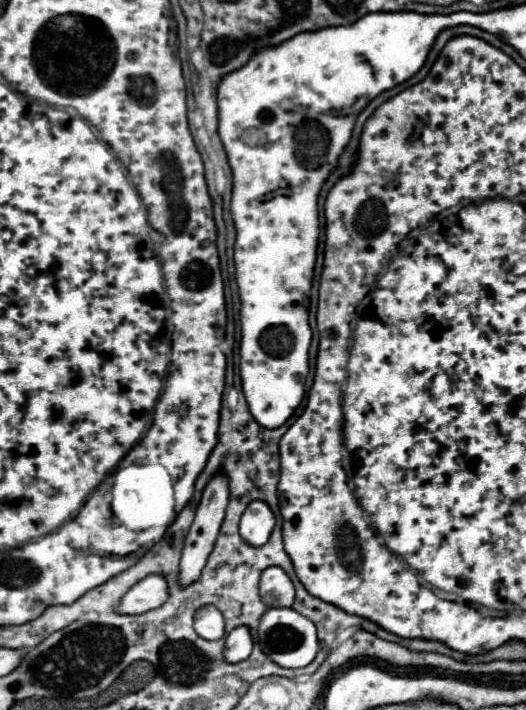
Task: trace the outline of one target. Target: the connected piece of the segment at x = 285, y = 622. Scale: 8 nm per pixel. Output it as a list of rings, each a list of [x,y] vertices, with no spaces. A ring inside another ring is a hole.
[[[268,609],[260,621],[258,643],[264,649],[264,653],[280,667],[292,667],[292,669],[306,667],[308,663],[314,661],[318,653],[318,637],[314,623],[308,617],[296,613],[294,609]]]

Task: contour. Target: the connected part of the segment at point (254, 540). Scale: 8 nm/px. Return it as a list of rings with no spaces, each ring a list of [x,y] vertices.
[[[252,501],[240,519],[240,535],[246,543],[260,547],[268,541],[274,525],[276,519],[270,507],[264,501]]]

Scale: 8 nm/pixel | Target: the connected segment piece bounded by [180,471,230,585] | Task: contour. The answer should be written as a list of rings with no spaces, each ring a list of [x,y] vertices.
[[[218,471],[208,481],[208,485],[206,485],[206,489],[202,493],[200,505],[196,509],[196,519],[194,519],[188,535],[186,535],[186,541],[184,541],[184,553],[182,553],[182,561],[180,561],[180,585],[190,585],[190,583],[194,583],[200,577],[200,571],[206,565],[206,559],[208,559],[210,551],[214,549],[214,541],[218,537],[218,531],[220,531],[220,525],[222,525],[222,519],[224,519],[224,511],[226,511],[228,499],[230,499],[228,477],[222,471]]]

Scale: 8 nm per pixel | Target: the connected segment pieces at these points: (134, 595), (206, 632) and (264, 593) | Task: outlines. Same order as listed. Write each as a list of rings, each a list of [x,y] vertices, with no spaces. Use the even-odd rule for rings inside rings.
[[[154,573],[144,577],[142,581],[138,581],[120,601],[118,611],[120,613],[128,613],[128,615],[138,615],[150,609],[158,609],[160,605],[164,605],[168,601],[170,593],[168,593],[168,581],[166,575],[162,573]]]
[[[206,605],[204,609],[200,609],[196,613],[196,619],[194,619],[194,629],[196,633],[202,637],[202,639],[208,639],[208,641],[216,641],[216,639],[222,639],[226,633],[224,633],[224,617],[222,613],[212,607],[212,605]]]
[[[268,567],[260,577],[260,597],[268,607],[290,607],[294,603],[294,585],[284,569]]]

